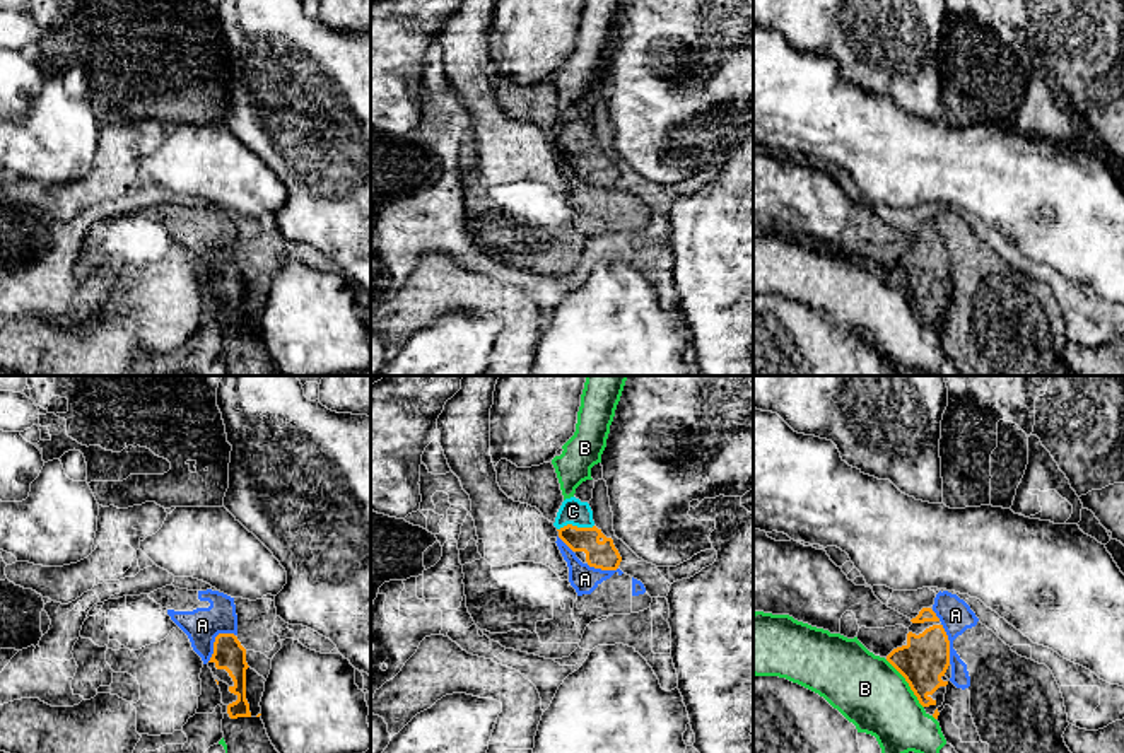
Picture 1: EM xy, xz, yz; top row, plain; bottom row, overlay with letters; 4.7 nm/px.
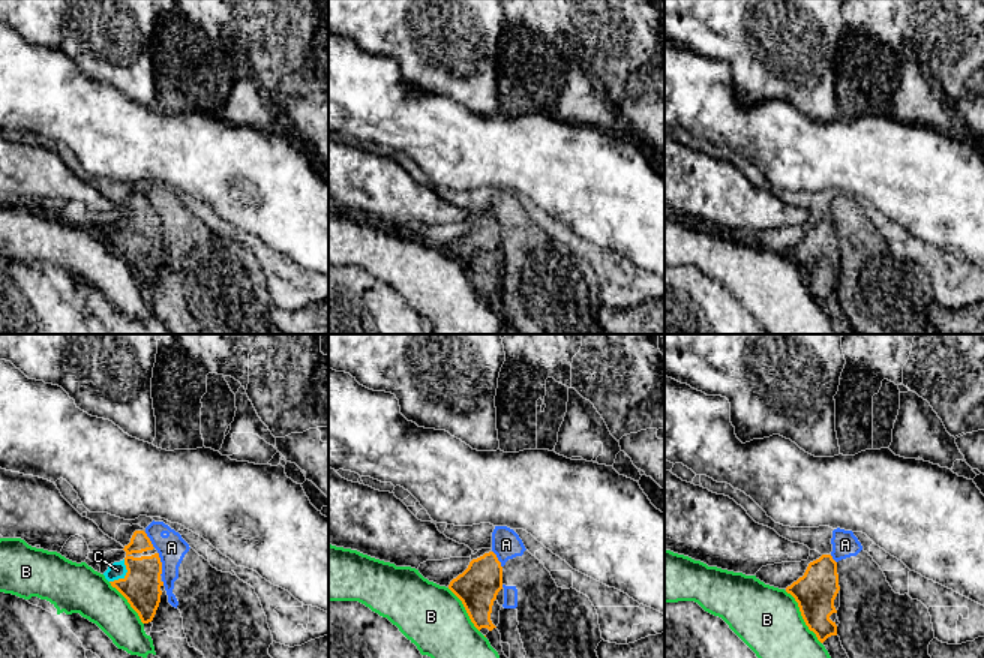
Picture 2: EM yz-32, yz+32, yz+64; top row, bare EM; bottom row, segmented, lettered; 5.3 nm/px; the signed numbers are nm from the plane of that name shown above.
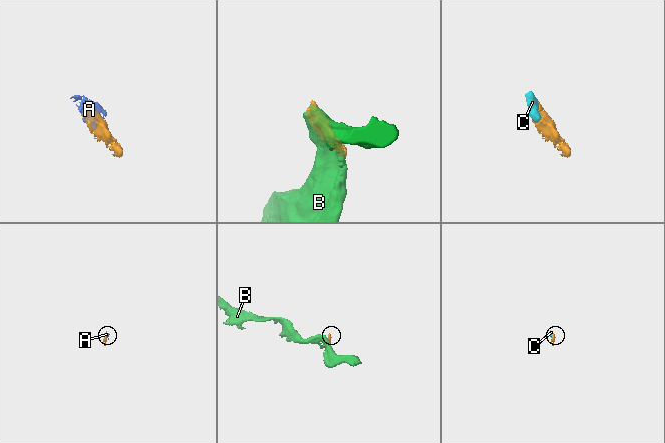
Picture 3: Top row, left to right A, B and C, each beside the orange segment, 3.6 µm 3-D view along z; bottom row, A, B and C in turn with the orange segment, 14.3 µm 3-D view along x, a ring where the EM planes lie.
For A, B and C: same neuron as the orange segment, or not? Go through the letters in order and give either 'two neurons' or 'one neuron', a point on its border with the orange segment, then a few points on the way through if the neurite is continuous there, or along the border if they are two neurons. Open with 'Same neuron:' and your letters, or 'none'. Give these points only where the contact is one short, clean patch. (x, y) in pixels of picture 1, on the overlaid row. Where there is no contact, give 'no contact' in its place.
Same neuron: C
A: two neurons; contact xy (216, 641); border xy (233, 632), (221, 632), (216, 637), (214, 653), (207, 661)
B: two neurons; contact yz (907, 682)
C: one neuron; contact xz (574, 526); way xz (603, 555), (574, 526), (573, 511)

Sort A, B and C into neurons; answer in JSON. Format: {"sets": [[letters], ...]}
{"sets": [["A"], ["B"], ["C"]]}

